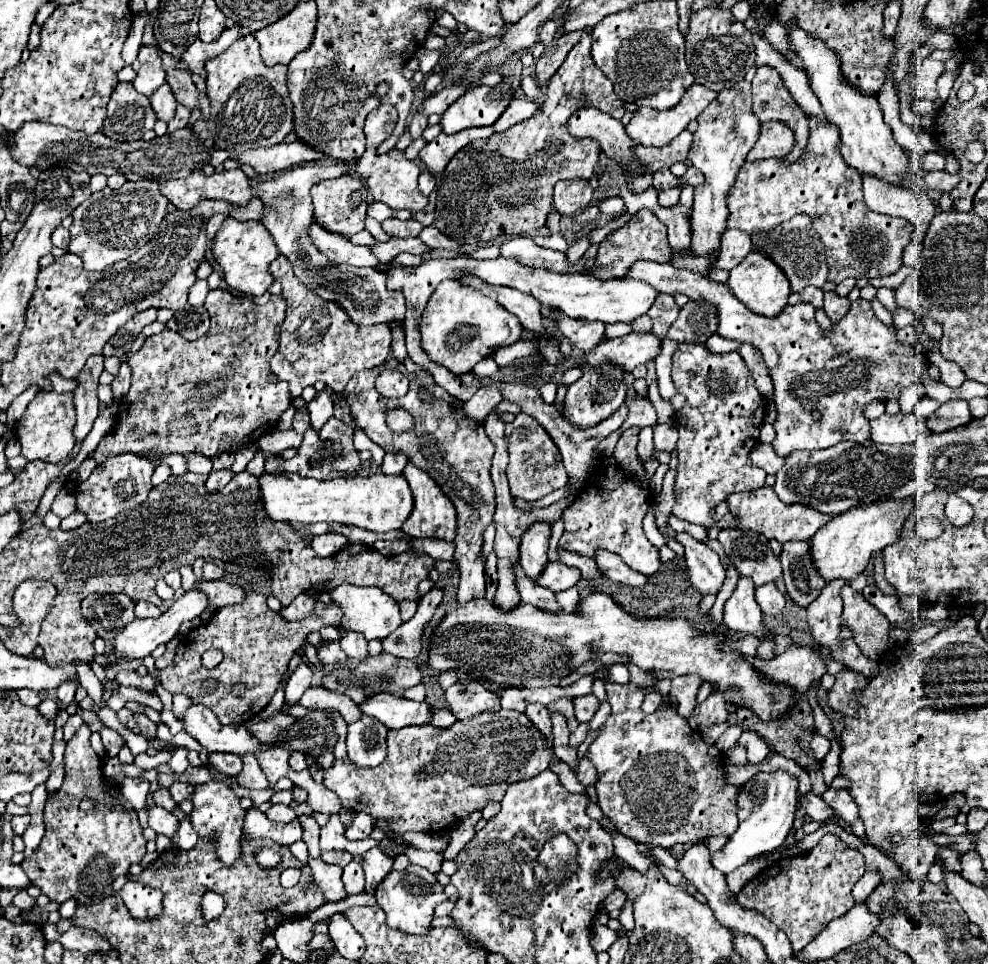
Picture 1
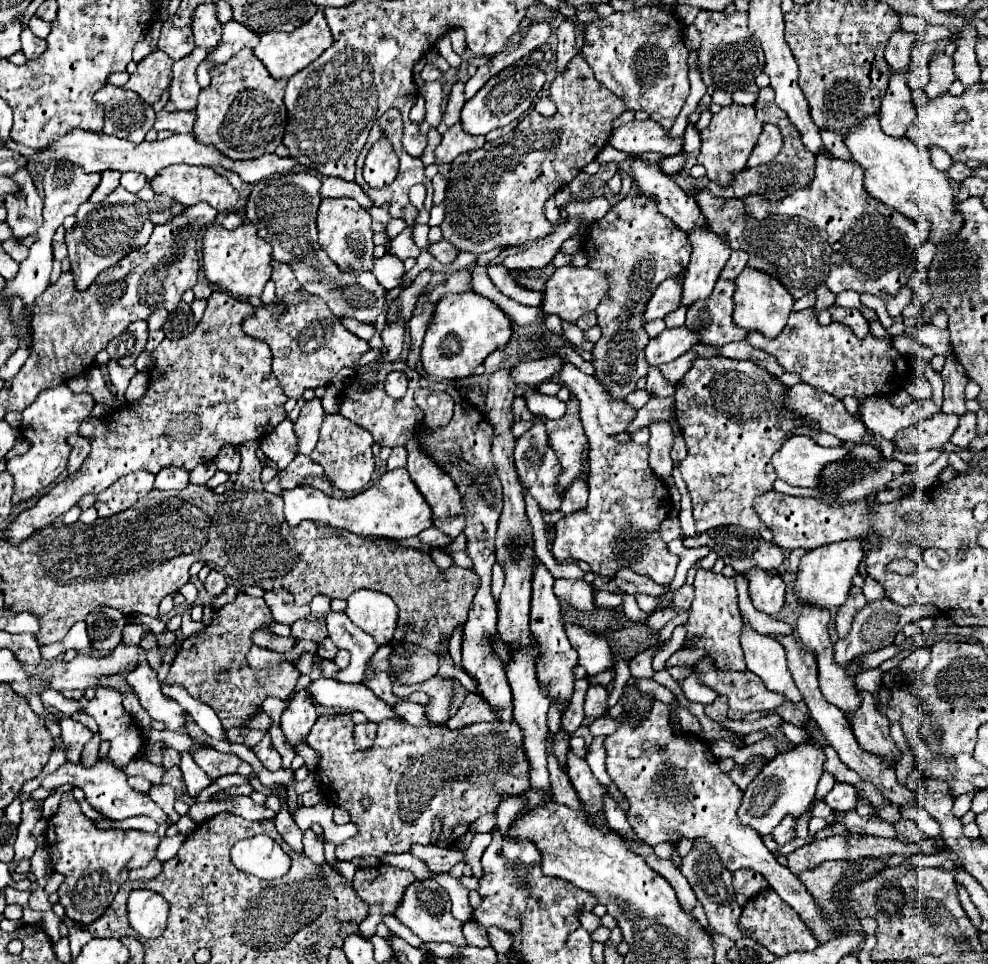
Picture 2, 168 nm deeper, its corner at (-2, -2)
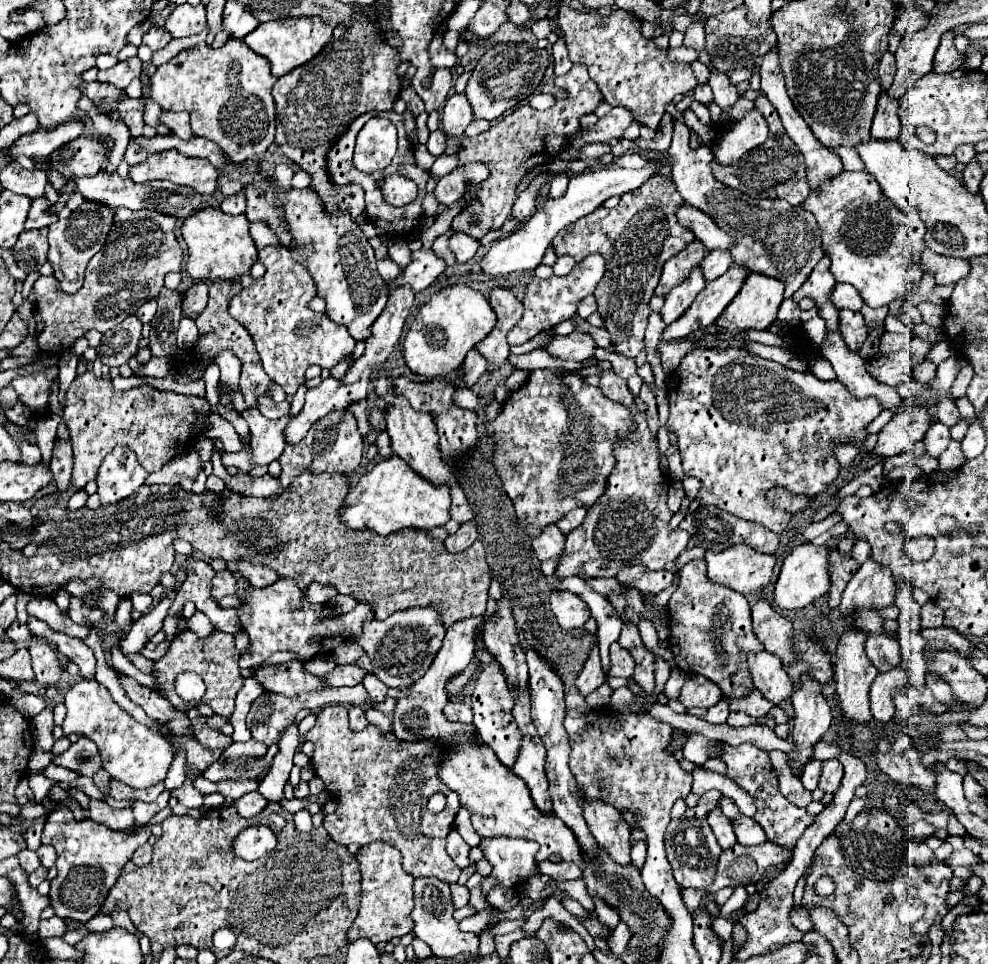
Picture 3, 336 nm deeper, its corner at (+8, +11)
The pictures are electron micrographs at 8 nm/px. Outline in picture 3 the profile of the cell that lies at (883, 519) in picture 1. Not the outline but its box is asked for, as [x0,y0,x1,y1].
[774,544,830,610]

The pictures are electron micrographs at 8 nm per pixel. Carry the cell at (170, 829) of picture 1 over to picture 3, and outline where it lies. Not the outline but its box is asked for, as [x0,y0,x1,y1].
[52,738,102,778]

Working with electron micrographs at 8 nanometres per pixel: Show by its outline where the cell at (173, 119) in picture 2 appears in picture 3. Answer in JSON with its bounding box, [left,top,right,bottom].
[160,110,192,140]

